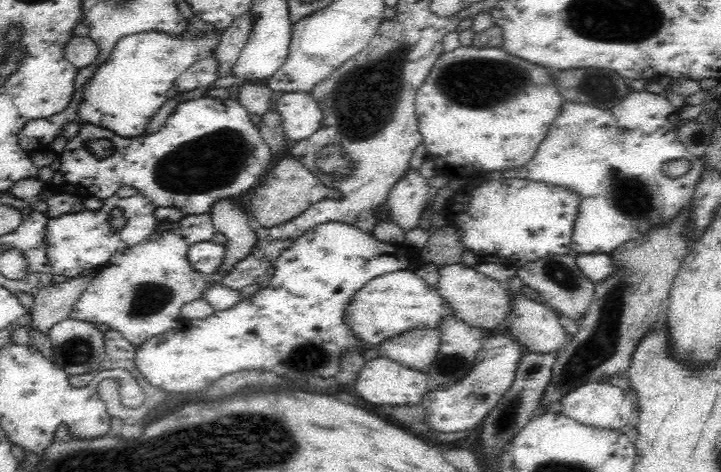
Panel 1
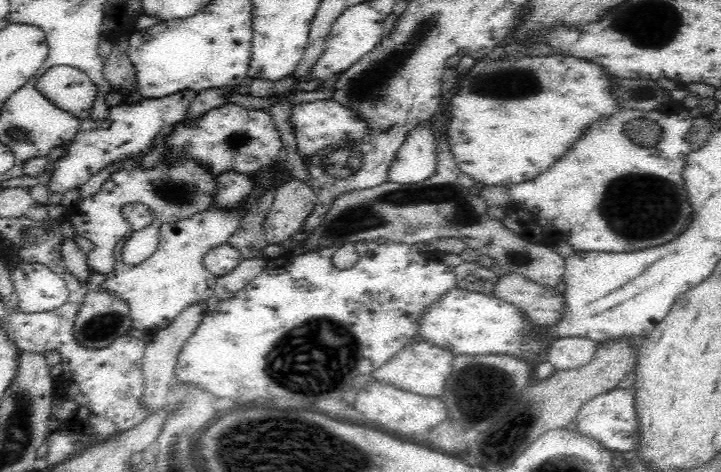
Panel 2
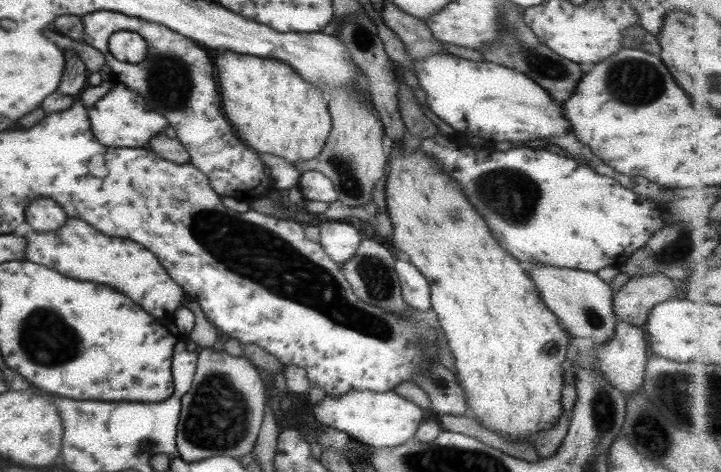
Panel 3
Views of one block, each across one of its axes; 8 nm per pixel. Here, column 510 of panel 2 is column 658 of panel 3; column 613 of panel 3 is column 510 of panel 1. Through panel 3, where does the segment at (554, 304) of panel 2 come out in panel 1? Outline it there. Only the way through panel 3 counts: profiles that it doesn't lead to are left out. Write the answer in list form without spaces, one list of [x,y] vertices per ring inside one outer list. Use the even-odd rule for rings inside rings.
[[[449,264],[437,270],[435,289],[453,312],[453,317],[472,327],[497,329],[510,314],[512,298],[507,286],[464,264]]]

